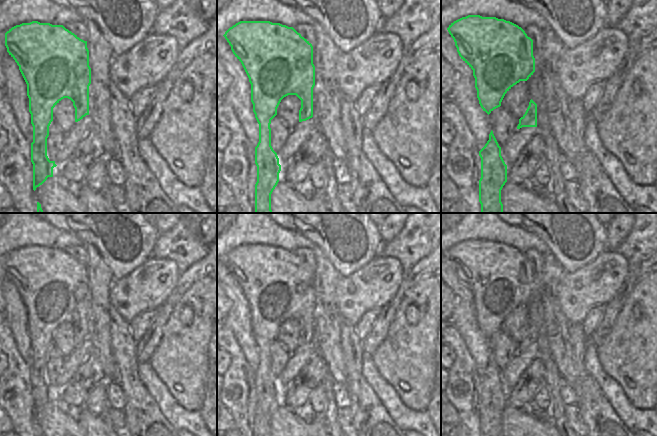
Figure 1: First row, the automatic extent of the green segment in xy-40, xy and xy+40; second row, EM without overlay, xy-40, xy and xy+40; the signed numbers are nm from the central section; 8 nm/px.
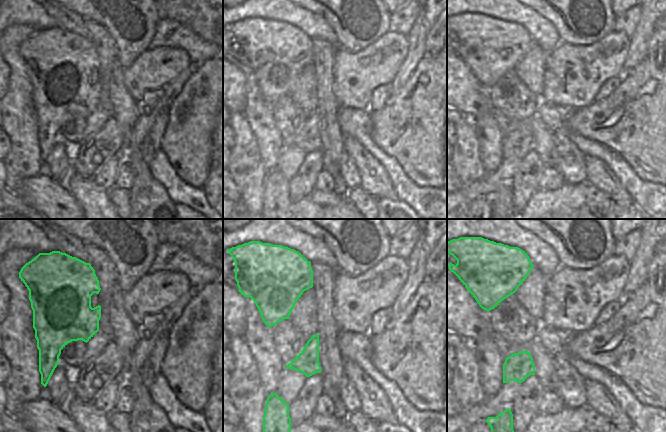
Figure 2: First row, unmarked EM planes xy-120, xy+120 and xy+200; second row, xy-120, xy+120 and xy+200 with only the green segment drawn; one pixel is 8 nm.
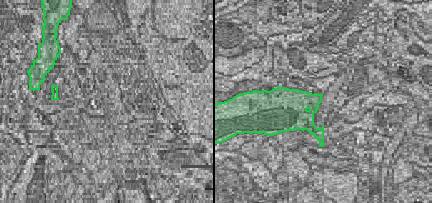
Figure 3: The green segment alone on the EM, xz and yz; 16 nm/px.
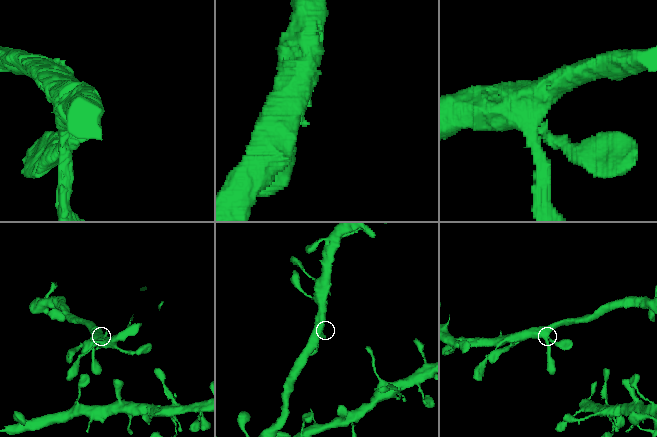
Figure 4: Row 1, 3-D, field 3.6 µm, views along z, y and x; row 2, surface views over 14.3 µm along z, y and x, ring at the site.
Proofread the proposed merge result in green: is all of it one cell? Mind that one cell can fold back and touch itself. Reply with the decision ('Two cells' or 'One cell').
One cell.

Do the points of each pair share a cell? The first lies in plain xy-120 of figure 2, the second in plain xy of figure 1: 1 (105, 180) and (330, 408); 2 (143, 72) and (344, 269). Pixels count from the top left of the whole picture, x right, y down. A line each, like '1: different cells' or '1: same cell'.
1: different cells
2: different cells

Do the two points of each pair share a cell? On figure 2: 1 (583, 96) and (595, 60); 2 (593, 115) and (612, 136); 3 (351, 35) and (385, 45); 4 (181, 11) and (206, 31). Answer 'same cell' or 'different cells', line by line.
1: same cell
2: same cell
3: different cells
4: same cell

